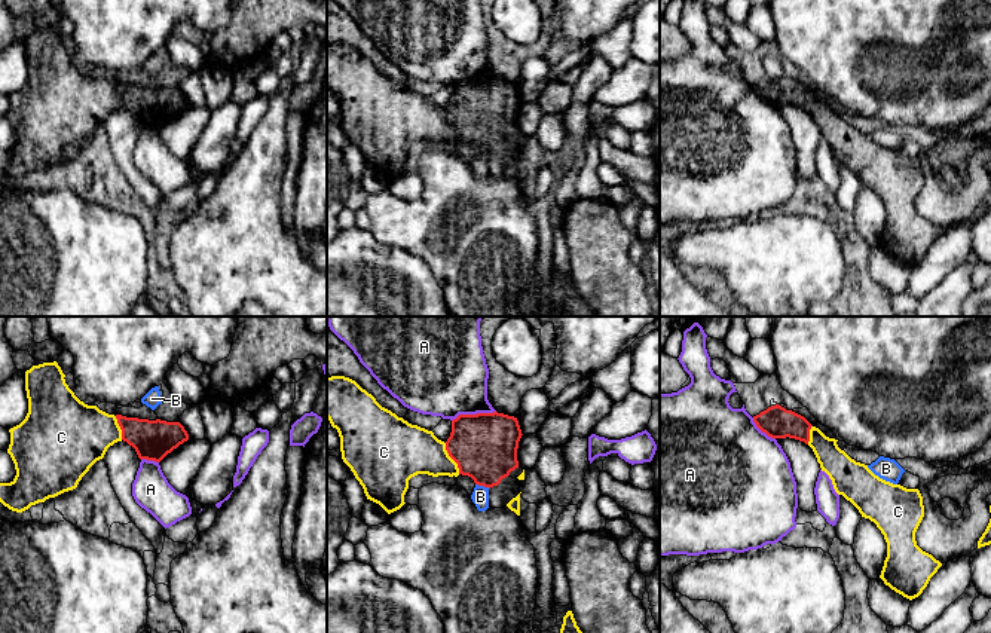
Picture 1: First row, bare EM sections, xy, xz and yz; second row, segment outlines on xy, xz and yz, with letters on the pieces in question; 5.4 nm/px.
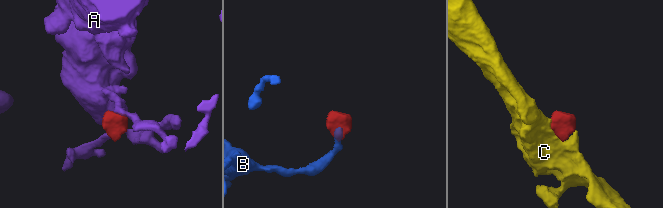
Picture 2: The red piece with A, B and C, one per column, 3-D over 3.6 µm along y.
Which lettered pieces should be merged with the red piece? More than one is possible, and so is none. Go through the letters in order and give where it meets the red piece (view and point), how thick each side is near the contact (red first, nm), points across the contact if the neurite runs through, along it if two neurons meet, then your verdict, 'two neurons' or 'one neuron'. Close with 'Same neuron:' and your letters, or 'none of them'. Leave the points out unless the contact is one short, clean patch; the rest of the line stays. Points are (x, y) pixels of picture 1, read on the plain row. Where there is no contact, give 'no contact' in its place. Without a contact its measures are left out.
A: xz (473, 82) | 360/440 nm | two neurons
B: xz (483, 152) | 360/100 nm | along xz (476, 150), (489, 155) | two neurons
C: xz (450, 124) | 360/280 nm | one neuron
Same neuron: C

